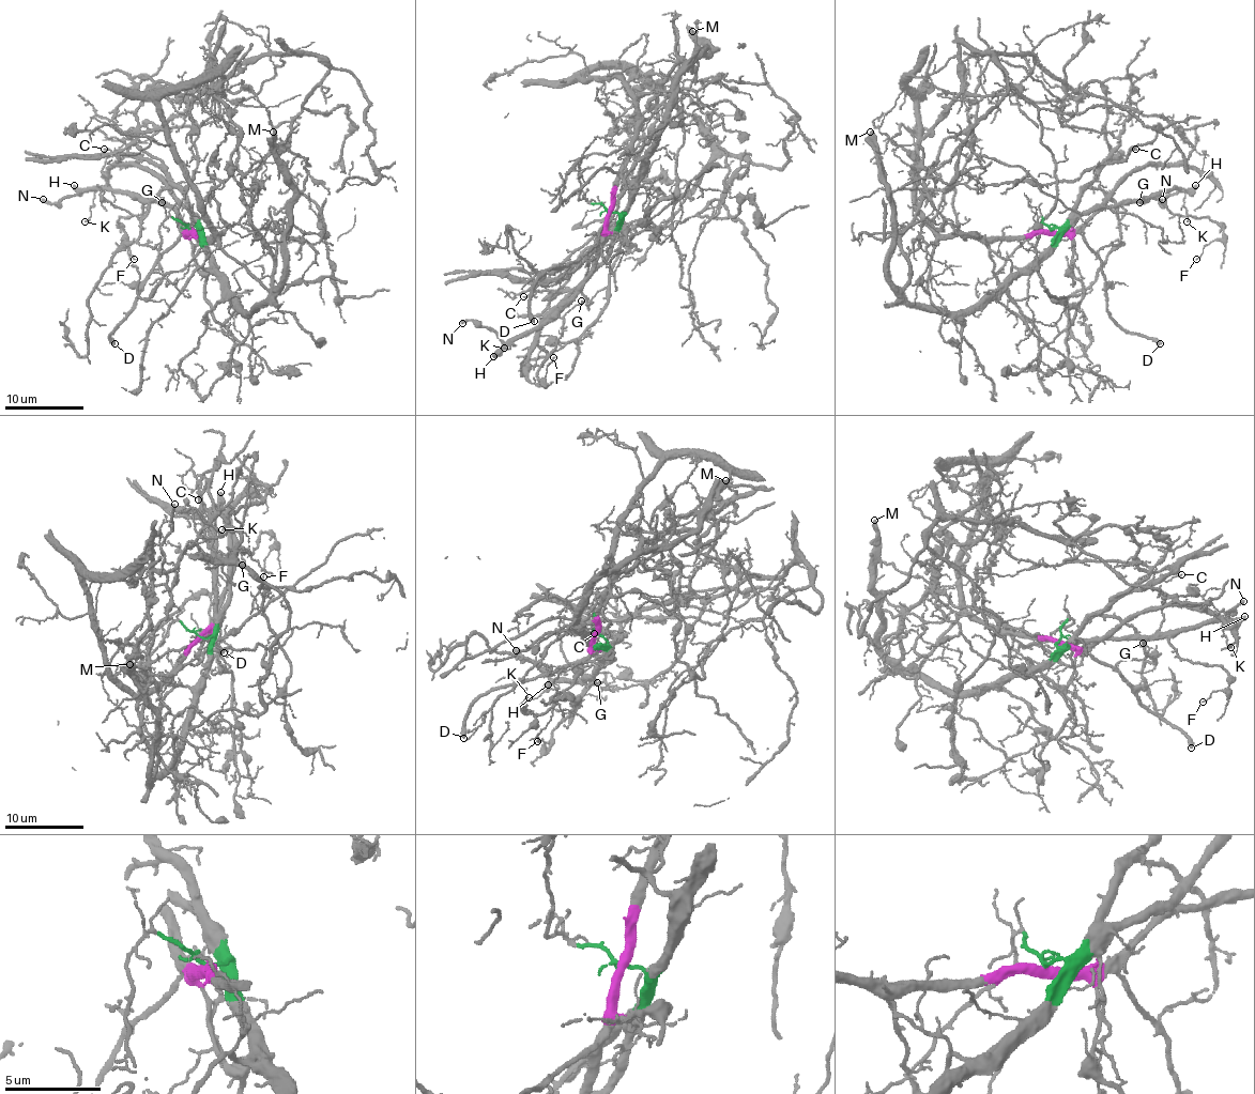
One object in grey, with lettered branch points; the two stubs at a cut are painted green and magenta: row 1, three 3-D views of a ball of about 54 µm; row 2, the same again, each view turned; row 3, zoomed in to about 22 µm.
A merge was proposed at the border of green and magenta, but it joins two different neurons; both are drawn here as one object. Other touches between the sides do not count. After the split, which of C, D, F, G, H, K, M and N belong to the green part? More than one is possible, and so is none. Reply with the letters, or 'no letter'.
C, M

